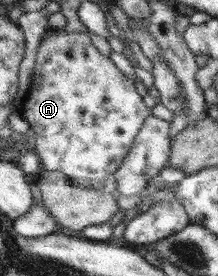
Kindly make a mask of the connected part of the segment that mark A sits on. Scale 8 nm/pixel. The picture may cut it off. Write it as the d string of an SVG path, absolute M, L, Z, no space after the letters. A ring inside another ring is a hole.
M53 29L47 31L41 37L39 46L35 53L34 76L30 85L30 91L26 100L23 102L20 110L20 116L23 116L30 125L31 148L41 158L41 168L45 171L61 171L72 184L81 188L103 188L107 176L111 176L127 157L133 140L137 133L139 133L145 120L152 115L151 109L147 108L144 104L142 97L138 94L134 82L127 78L125 74L121 73L111 61L110 57L101 55L97 48L91 43L91 39L87 33L83 32L70 32L61 31L61 29Z

